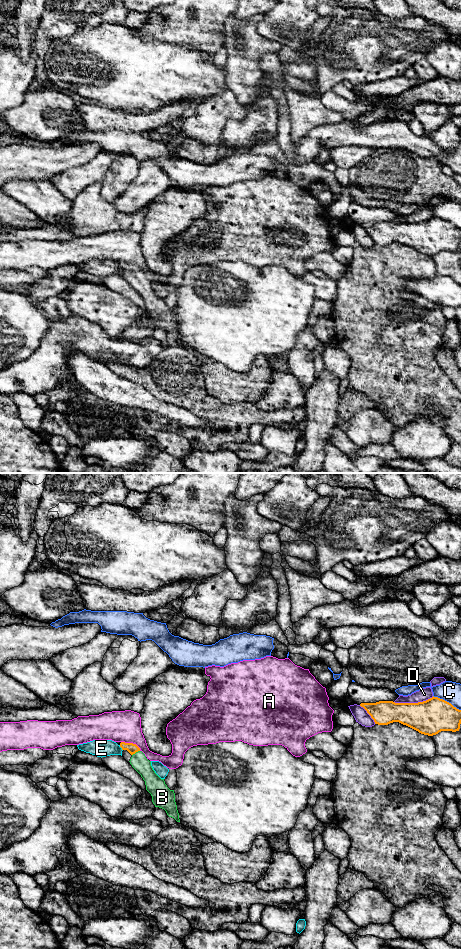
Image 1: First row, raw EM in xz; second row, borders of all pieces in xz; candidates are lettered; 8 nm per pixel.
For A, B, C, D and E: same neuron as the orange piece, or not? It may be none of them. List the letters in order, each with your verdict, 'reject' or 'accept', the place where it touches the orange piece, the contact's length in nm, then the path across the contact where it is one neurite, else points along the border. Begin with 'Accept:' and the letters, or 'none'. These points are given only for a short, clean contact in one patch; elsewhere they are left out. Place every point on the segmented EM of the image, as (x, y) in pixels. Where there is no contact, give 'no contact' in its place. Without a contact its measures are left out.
Accept: B
A: reject | xz (131, 743) | 180 nm
B: accept | xz (135, 752) | 80 nm | across xz (132, 748), (135, 752), (139, 762)
C: reject | xz (446, 701) | 260 nm
D: reject | xz (413, 703) | 320 nm
E: reject | xz (121, 747) | 50 nm

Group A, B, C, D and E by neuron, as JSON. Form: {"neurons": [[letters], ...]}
{"neurons": [["A"], ["B"], ["C"], ["D"], ["E"]]}

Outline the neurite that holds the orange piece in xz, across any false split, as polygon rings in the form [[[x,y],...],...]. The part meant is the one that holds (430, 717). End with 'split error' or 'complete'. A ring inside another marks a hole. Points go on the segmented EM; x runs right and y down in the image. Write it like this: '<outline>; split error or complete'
[[[434,696],[418,703],[379,701],[361,703],[360,706],[378,725],[399,722],[428,736],[436,735],[441,731],[456,732],[460,729],[461,710]]]; complete

